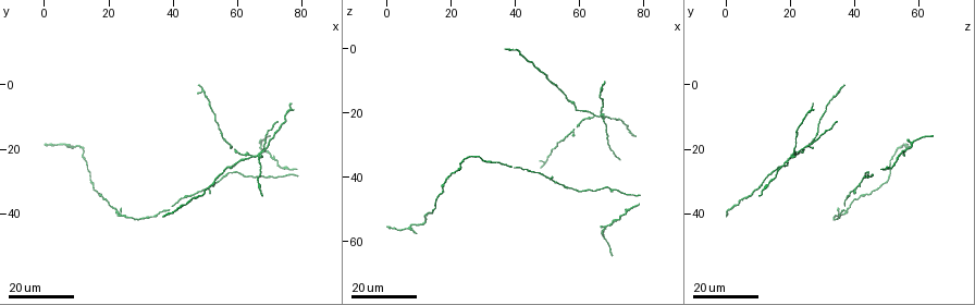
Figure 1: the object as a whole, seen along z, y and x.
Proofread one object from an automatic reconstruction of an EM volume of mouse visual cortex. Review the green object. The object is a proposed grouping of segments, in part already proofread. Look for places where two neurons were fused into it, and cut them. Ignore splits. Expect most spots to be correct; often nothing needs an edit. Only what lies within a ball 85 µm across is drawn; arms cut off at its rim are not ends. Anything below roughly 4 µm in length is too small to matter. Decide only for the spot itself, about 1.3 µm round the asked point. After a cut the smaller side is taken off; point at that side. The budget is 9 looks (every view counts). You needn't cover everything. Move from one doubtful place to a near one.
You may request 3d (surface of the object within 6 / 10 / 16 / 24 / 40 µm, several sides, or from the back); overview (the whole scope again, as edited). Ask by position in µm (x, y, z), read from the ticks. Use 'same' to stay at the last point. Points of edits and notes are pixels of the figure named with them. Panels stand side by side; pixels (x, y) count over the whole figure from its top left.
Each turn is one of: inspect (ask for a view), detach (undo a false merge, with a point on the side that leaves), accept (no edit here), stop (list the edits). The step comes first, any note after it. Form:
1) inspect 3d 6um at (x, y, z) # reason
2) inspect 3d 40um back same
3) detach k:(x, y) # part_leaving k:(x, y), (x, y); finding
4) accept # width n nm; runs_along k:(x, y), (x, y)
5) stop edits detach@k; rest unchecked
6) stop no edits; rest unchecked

inspect 3d 24um at (66, 22, 21)

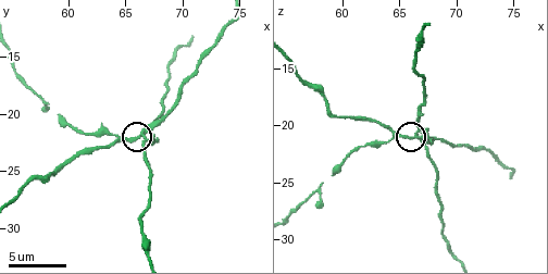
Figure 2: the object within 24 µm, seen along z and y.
inspect 3d 6um at (66.8, 21.8, 21.0) # zoom in

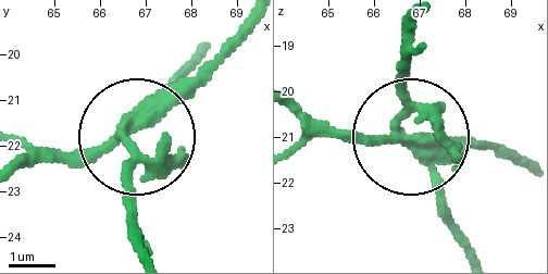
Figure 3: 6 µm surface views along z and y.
inspect 3d 6um back at (66.55, 21.60, 20.90)

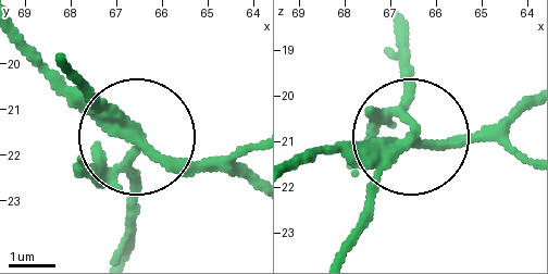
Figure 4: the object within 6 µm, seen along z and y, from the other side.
detach 4:(127, 159) # arms 3; part_leaving 4:(104, 113), (136, 156), (128, 249); a second neuron is stuck on

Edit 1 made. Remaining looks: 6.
inspect overview

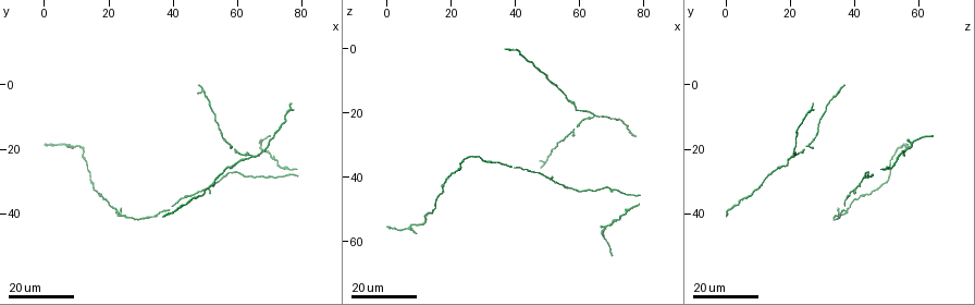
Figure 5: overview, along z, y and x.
inspect 3d 16um at (51, 32, 40) # sudden change in width

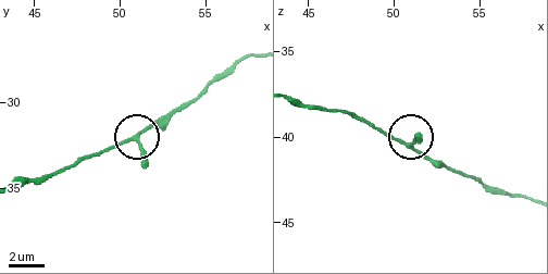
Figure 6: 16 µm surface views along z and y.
inspect 3d 6um at (50.4, 32.2, 40.4)

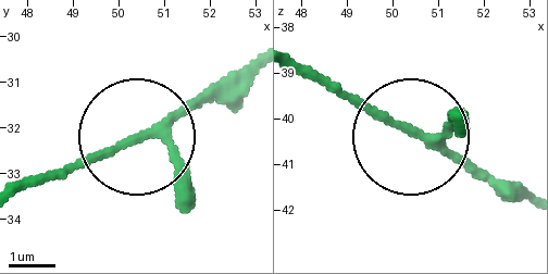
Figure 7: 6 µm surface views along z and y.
accept # one neuron here

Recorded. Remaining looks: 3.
inspect 3d 10um at (58.0, 18.8, 25.8)

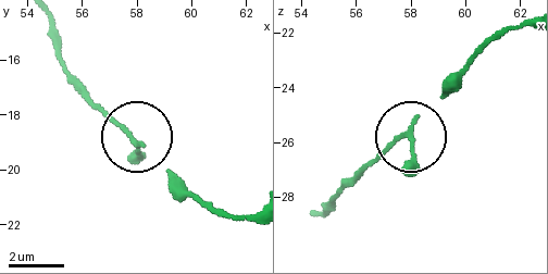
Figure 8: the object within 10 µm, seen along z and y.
accept # one neuron here

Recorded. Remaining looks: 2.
inspect 3d 16um at (68, 21, 56) # thick turns thin

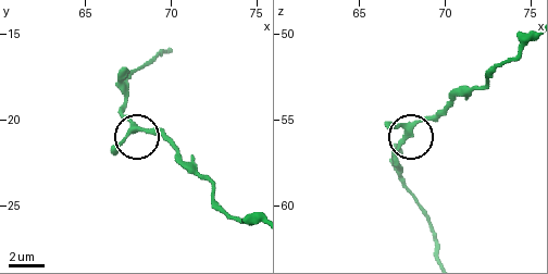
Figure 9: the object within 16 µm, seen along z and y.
inspect 3d 6um at (67.7, 20.3, 55.9)

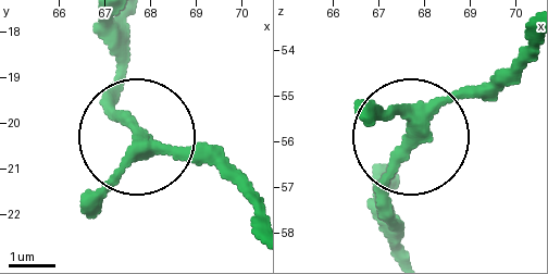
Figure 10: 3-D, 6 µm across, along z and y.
accept # arms 3; one neuron here

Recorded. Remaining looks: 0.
stop edits detach@4; rest unchecked

